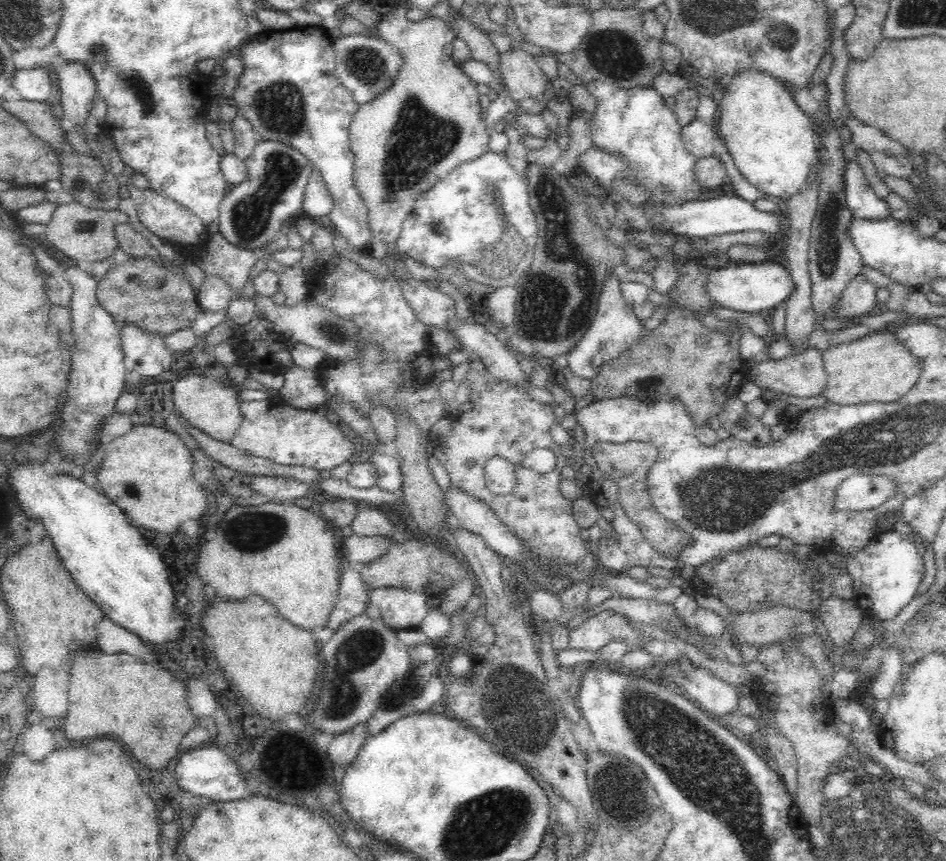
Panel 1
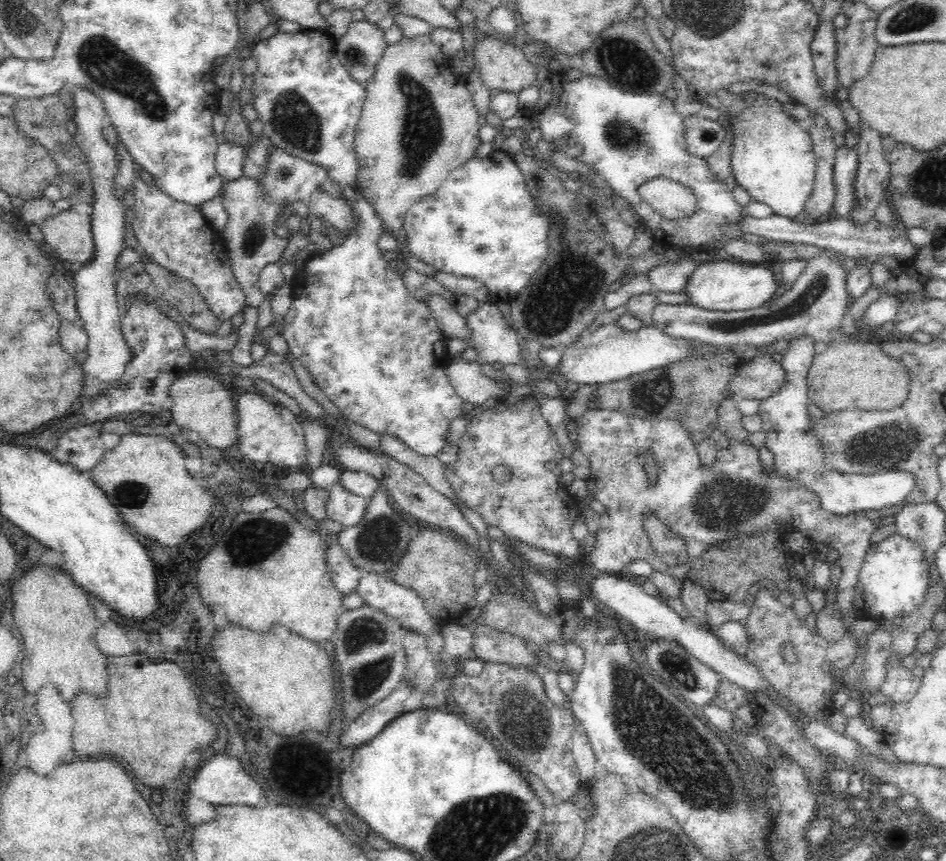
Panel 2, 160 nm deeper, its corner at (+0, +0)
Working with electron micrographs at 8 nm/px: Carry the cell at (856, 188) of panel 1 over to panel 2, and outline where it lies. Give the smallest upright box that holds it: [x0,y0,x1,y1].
[829,144,858,218]

